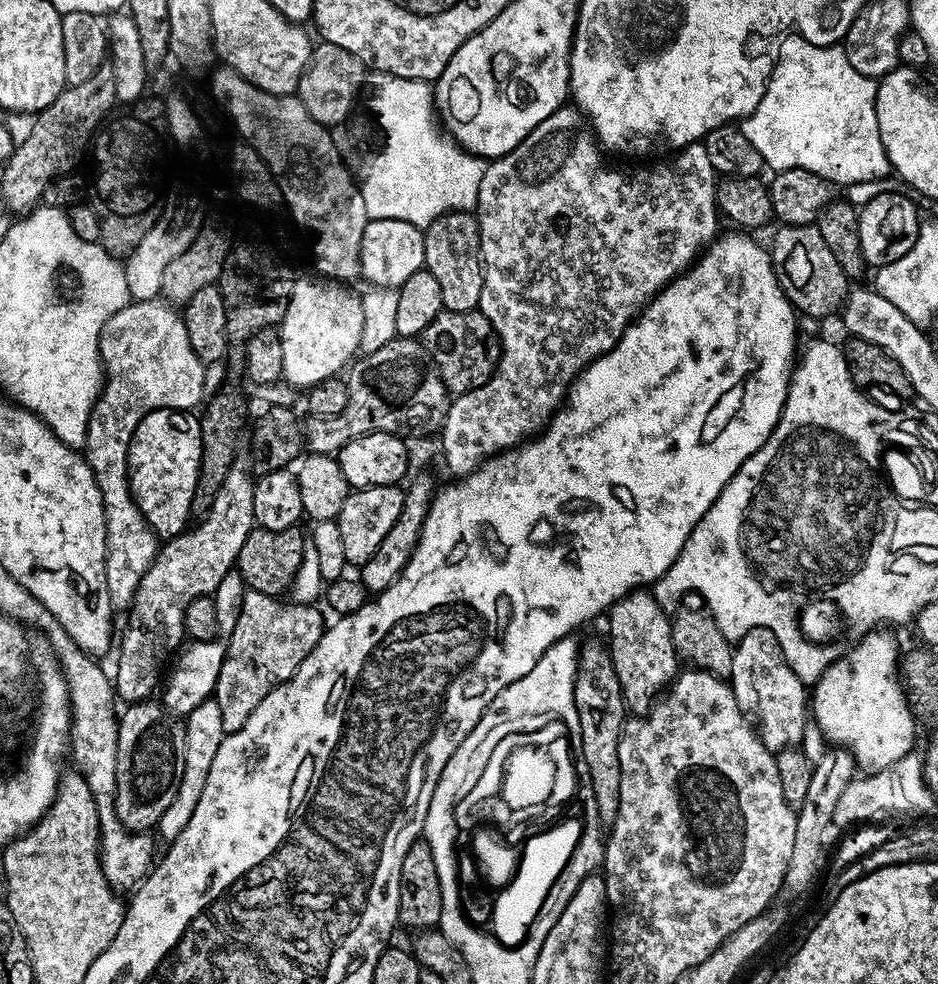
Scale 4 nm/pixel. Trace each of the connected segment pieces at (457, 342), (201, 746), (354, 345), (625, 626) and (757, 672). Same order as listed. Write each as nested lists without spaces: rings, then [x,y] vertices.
[[[478,310],[438,314],[422,334],[424,349],[428,351],[449,393],[469,392],[482,386],[496,372],[500,361],[500,339],[492,323]]]
[[[209,698],[194,710],[184,720],[186,730],[186,766],[182,770],[182,782],[178,782],[178,794],[174,794],[174,802],[166,806],[166,814],[162,814],[158,825],[158,833],[164,842],[171,842],[182,834],[186,822],[190,822],[190,814],[194,814],[194,806],[198,806],[198,798],[202,798],[202,789],[206,787],[206,777],[210,775],[210,766],[214,762],[214,754],[218,754],[218,746],[222,746],[225,738],[222,726],[222,710],[215,698]]]
[[[312,276],[293,283],[292,294],[286,301],[286,314],[278,325],[282,342],[283,379],[296,390],[309,390],[318,382],[343,373],[349,361],[361,351],[361,297],[352,293],[347,283]]]
[[[648,590],[629,592],[608,609],[606,616],[609,618],[606,647],[618,674],[625,709],[632,714],[647,714],[678,675],[672,620]]]
[[[765,627],[749,628],[741,640],[735,641],[732,657],[734,658],[730,677],[732,693],[745,716],[754,721],[761,742],[774,754],[781,752],[783,748],[797,747],[803,738],[804,728],[810,723],[810,696],[806,688],[804,692],[804,684],[800,681],[803,680],[801,673],[784,659],[784,653],[780,650],[780,643],[776,635]]]

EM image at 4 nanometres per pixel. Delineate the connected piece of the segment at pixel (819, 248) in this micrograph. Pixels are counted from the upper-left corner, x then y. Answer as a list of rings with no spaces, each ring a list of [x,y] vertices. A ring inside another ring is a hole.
[[[785,224],[772,236],[770,255],[772,269],[778,278],[784,297],[801,317],[813,316],[823,321],[841,311],[850,291],[850,277],[838,266],[838,258],[826,246],[815,224]]]

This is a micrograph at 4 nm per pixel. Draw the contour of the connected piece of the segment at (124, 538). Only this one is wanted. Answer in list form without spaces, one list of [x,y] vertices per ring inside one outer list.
[[[163,298],[132,300],[122,310],[118,310],[118,314],[108,319],[106,326],[102,326],[100,335],[100,362],[104,365],[104,383],[90,414],[82,455],[102,494],[106,522],[106,590],[110,594],[113,609],[127,610],[132,606],[138,582],[142,582],[142,574],[150,570],[158,551],[158,537],[146,522],[142,510],[138,510],[136,499],[132,497],[132,488],[128,484],[128,447],[138,422],[142,422],[146,413],[153,412],[155,408],[192,410],[200,399],[205,399],[206,366],[198,358],[198,354],[194,354],[194,346],[190,346],[190,334],[186,334],[183,315]]]

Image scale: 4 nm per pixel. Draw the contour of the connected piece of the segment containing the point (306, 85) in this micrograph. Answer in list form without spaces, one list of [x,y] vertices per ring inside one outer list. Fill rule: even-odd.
[[[317,43],[300,79],[299,100],[318,123],[325,126],[340,124],[351,114],[352,107],[360,96],[364,75],[366,75],[364,63],[354,54],[350,54],[350,50],[342,50],[342,46],[333,44]]]

